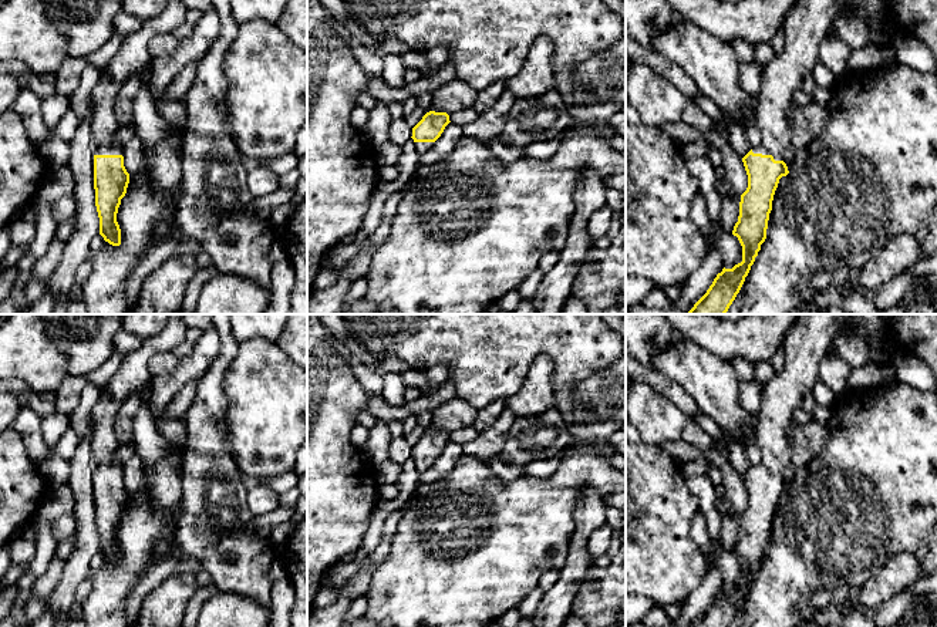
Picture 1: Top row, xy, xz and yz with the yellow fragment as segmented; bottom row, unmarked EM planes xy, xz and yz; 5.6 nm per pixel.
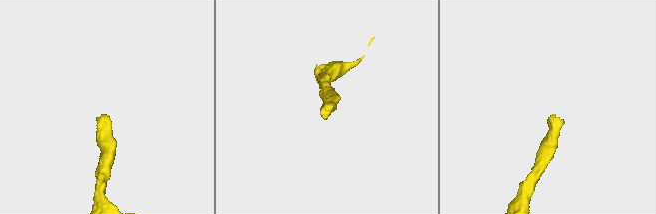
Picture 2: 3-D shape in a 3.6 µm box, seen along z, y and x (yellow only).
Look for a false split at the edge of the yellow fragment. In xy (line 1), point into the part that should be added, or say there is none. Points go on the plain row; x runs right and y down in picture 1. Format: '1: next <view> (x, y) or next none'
1: next xy (104, 444)

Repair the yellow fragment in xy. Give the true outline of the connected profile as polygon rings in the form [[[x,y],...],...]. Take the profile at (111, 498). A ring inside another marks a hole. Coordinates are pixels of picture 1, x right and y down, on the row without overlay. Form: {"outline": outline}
{"outline": [[[104,387],[100,401],[91,412],[95,525],[100,536],[100,553],[112,564],[121,563],[117,532],[129,502],[122,463],[115,458],[119,445],[114,432],[118,407]]]}

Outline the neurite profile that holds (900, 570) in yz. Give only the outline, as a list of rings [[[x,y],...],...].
[[[906,552],[899,553],[859,589],[857,604],[864,609],[877,607],[919,579],[921,579],[919,559]]]

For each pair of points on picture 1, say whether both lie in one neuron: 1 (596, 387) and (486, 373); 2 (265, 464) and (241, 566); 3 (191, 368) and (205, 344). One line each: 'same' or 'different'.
1: different
2: different
3: same

